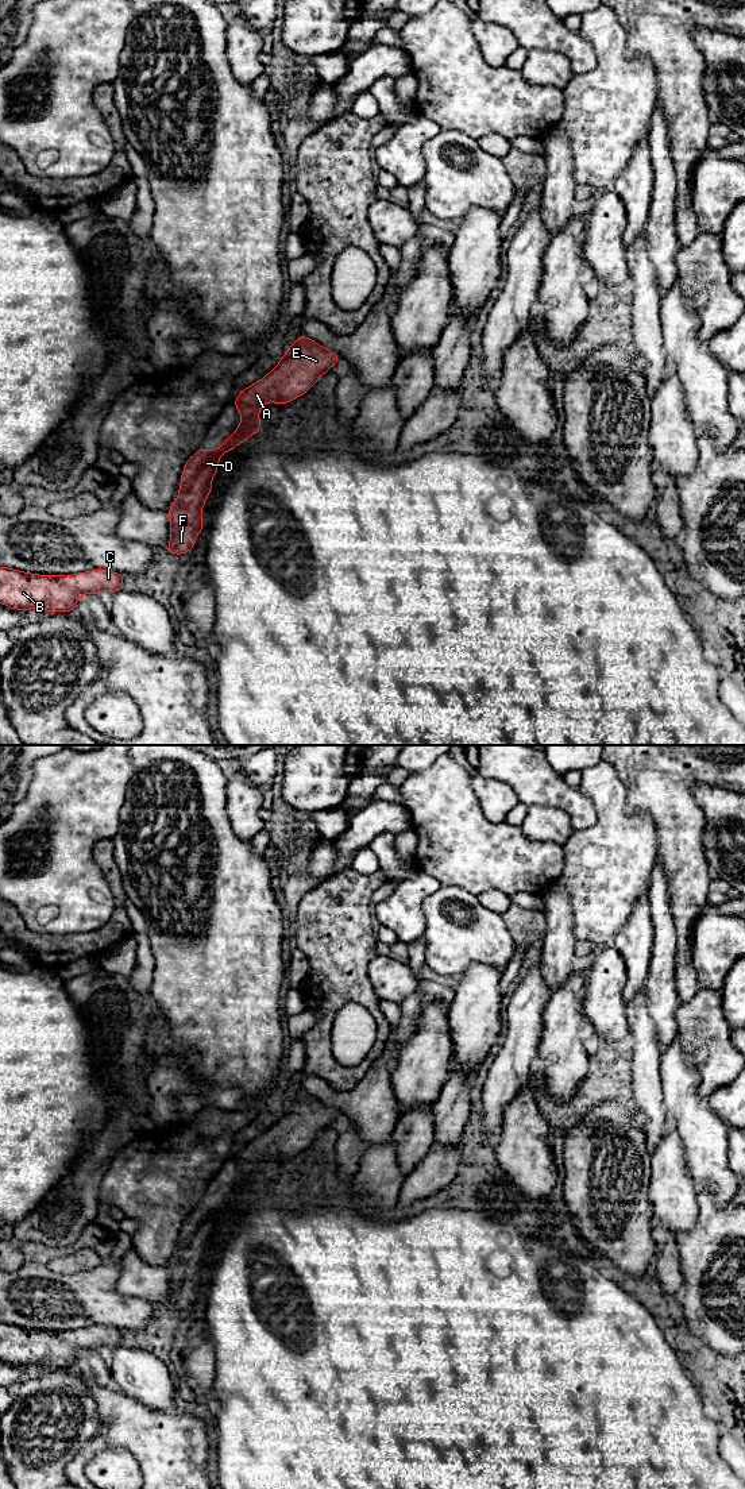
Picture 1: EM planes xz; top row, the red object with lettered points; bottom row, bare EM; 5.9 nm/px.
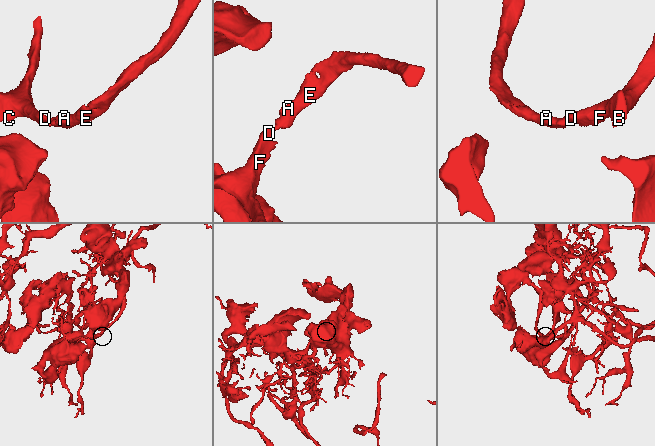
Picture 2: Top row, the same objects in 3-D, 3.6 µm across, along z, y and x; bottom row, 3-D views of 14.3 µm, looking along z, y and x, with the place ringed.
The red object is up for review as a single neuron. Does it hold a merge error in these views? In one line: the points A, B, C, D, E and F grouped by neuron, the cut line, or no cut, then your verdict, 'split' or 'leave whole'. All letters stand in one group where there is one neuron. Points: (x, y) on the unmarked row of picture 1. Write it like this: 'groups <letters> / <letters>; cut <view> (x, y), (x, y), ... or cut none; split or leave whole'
groups A B C D E F; cut none; leave whole

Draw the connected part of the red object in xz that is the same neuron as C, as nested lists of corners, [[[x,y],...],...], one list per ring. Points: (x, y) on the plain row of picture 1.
[[[0,1322],[0,1359],[13,1366],[76,1368],[78,1353],[101,1346],[115,1350],[123,1346],[123,1335],[123,1330],[107,1326],[39,1331]]]

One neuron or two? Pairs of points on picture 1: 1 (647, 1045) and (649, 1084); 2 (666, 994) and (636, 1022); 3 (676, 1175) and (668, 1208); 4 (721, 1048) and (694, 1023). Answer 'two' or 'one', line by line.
1: one
2: two
3: one
4: one

